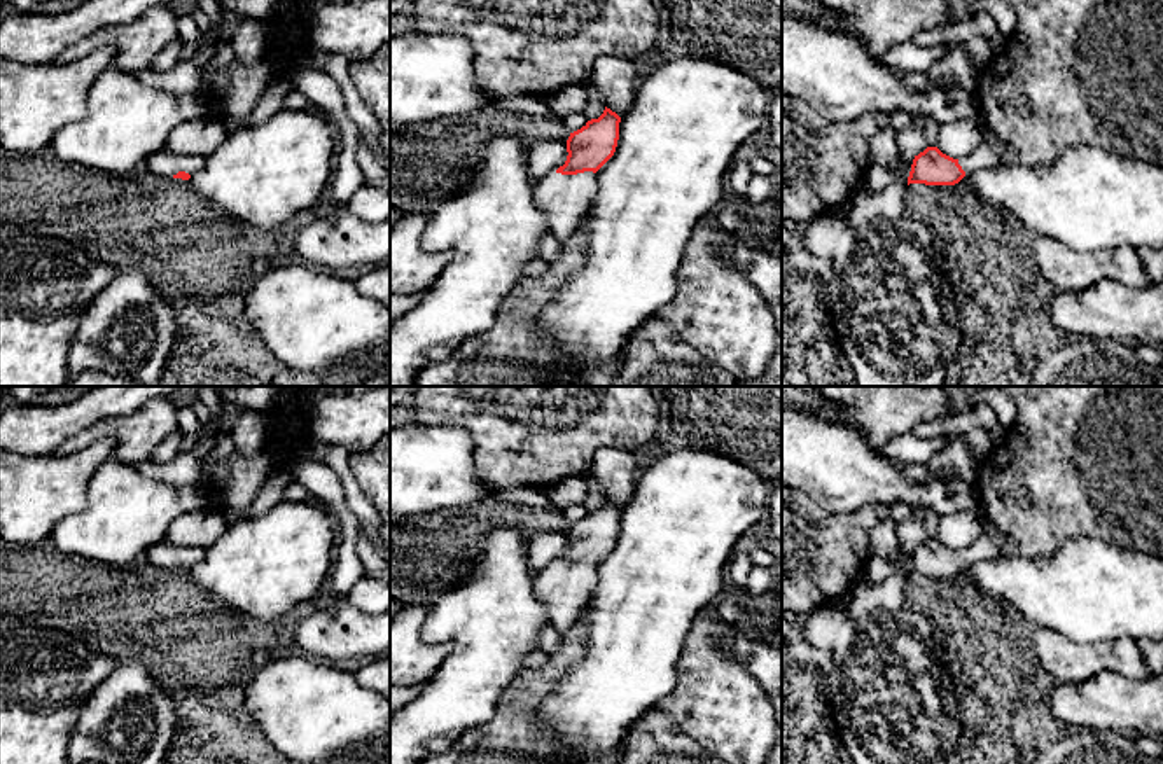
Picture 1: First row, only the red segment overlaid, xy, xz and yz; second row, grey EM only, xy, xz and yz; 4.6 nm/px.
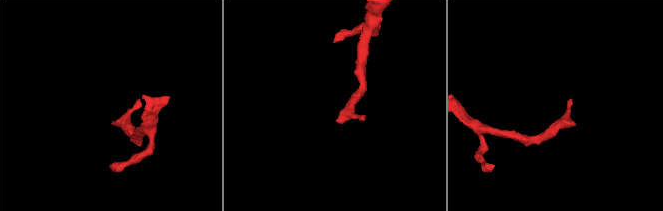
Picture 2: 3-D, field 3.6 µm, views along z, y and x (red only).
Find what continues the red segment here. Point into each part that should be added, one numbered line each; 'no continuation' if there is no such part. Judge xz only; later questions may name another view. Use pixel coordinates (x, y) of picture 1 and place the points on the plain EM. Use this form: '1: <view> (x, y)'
1: xz (564, 590)

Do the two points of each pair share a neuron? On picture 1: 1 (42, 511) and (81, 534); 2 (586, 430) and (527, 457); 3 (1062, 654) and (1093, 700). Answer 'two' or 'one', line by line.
1: two
2: one
3: two

